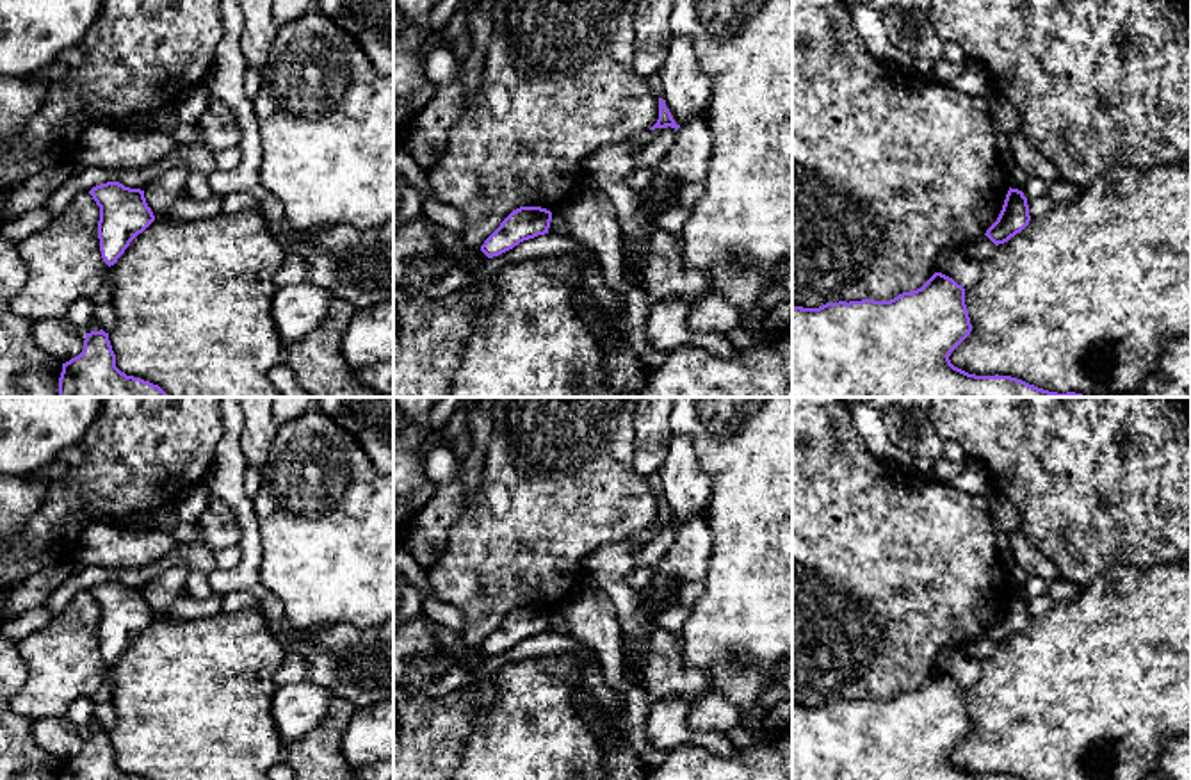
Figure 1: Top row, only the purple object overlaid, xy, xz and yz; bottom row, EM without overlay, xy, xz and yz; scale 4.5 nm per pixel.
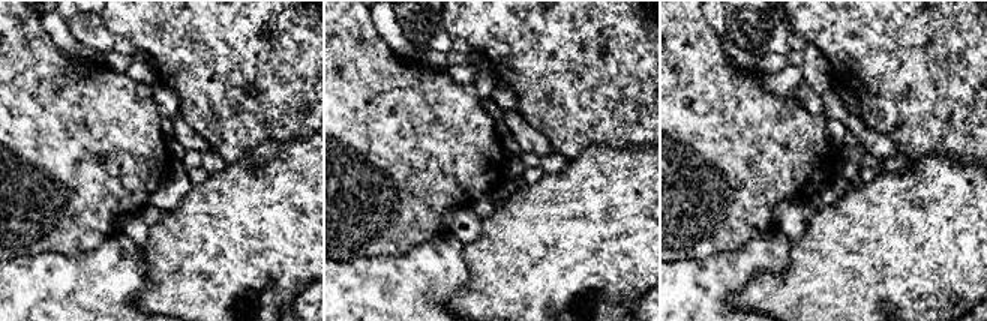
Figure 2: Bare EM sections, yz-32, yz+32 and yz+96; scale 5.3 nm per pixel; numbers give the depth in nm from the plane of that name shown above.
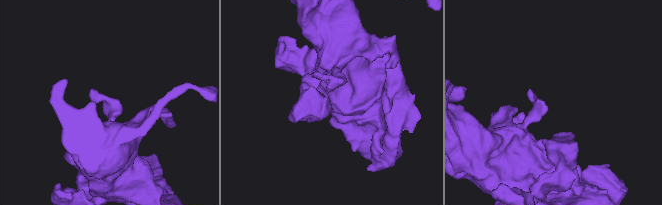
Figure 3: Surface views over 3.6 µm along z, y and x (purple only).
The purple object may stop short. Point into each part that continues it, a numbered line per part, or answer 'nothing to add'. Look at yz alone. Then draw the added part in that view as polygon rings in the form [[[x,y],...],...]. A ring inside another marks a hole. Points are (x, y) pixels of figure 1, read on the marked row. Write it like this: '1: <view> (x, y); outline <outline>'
nothing to add

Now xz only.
nothing to add

